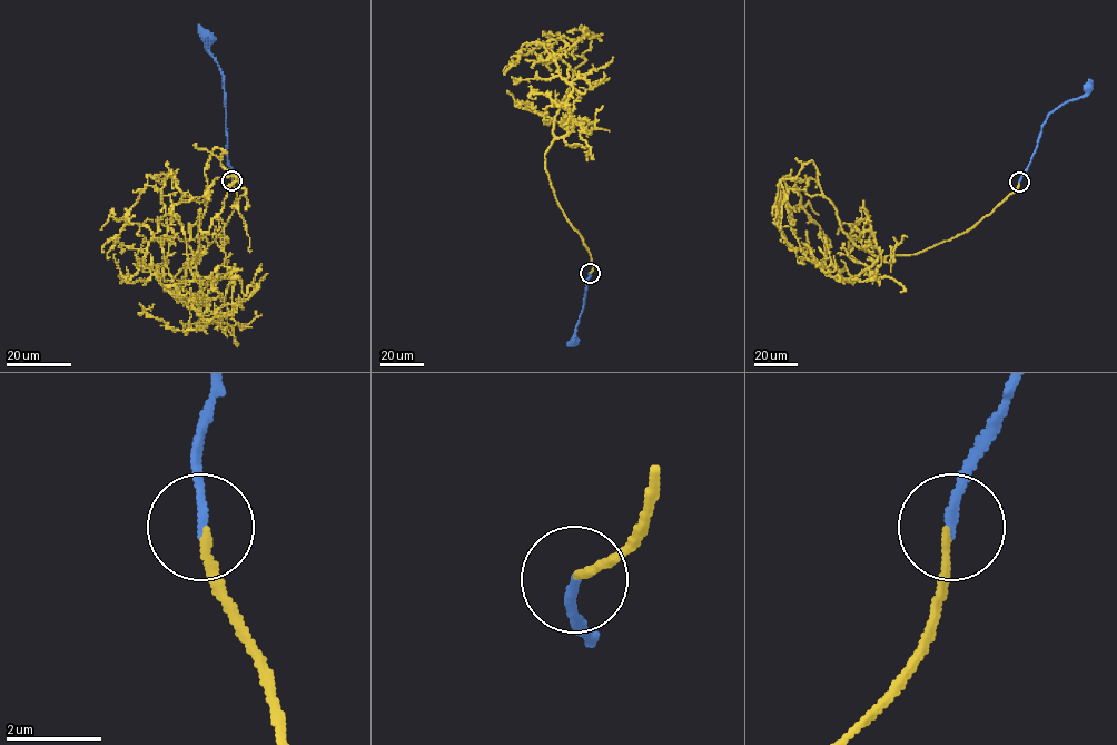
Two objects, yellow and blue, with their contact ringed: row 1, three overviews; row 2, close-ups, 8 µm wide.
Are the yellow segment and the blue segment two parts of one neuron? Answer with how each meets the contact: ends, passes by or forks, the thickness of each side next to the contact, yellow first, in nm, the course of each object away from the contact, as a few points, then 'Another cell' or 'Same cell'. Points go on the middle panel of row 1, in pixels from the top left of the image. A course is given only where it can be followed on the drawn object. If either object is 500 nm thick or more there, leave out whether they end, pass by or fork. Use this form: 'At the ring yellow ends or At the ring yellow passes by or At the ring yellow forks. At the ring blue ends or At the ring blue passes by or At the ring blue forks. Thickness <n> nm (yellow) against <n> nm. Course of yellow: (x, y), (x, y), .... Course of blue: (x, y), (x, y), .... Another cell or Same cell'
At the ring yellow ends. At the ring blue ends. Thickness 150 nm (yellow) against 180 nm. Course of yellow: (590, 273), (591, 255), (559, 203), (545, 153), (572, 70), (592, 39), (536, 46). Course of blue: (590, 273), (573, 339), (575, 342). Same cell

